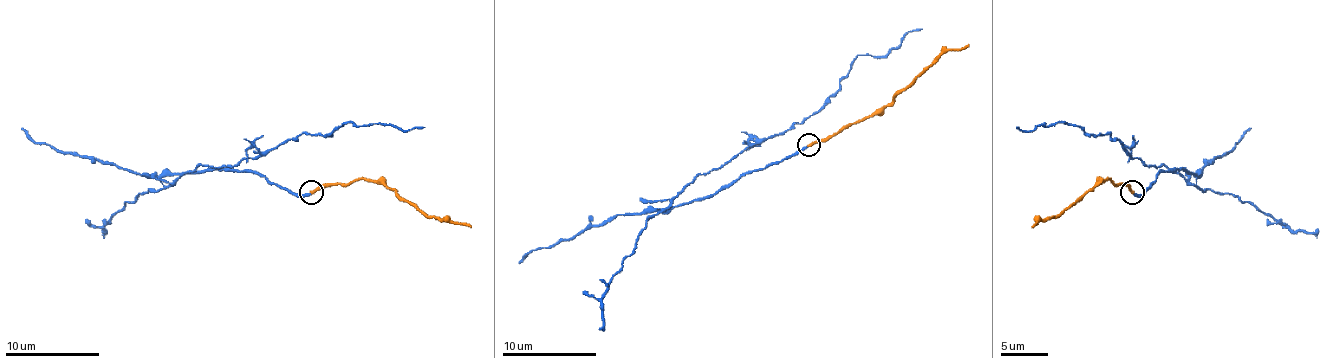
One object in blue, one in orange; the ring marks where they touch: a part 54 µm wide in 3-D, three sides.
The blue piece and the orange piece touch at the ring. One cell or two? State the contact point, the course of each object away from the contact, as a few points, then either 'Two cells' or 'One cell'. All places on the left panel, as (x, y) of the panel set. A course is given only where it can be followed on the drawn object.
Place: (311, 192). Course of blue: (312, 194), (238, 170), (160, 177), (170, 187), (200, 165), (236, 165), (352, 123), (425, 127). Course of orange: (312, 191), (335, 184), (375, 180), (427, 215), (465, 222), (470, 227). Two cells

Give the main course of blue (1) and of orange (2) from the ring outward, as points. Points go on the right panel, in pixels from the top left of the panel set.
1: (1134, 194), (1167, 170), (1195, 177), (1193, 187), (1181, 175), (1146, 165), (1110, 135), (1051, 123), (1016, 127)
2: (1132, 191), (1124, 184), (1103, 180), (1058, 215), (1039, 220), (1032, 227)

